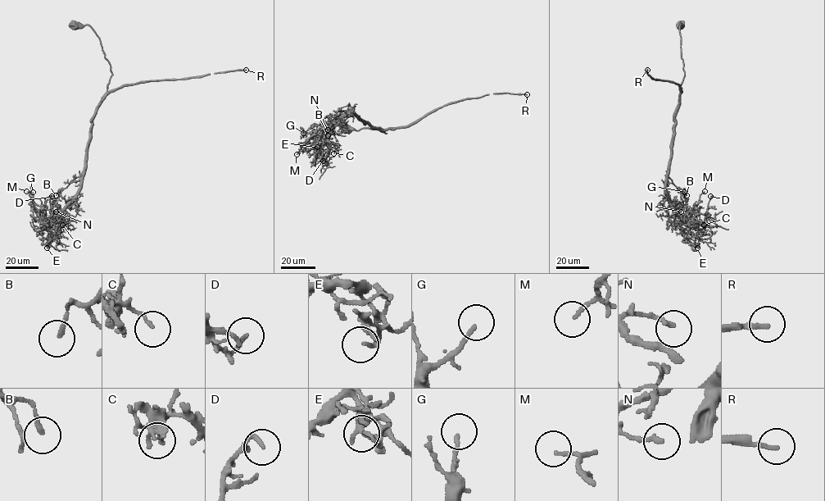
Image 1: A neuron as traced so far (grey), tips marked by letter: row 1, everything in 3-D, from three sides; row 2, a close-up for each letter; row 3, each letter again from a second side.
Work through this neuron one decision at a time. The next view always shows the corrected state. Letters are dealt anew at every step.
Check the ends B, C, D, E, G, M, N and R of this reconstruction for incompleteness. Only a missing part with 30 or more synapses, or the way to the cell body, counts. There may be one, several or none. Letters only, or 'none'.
R

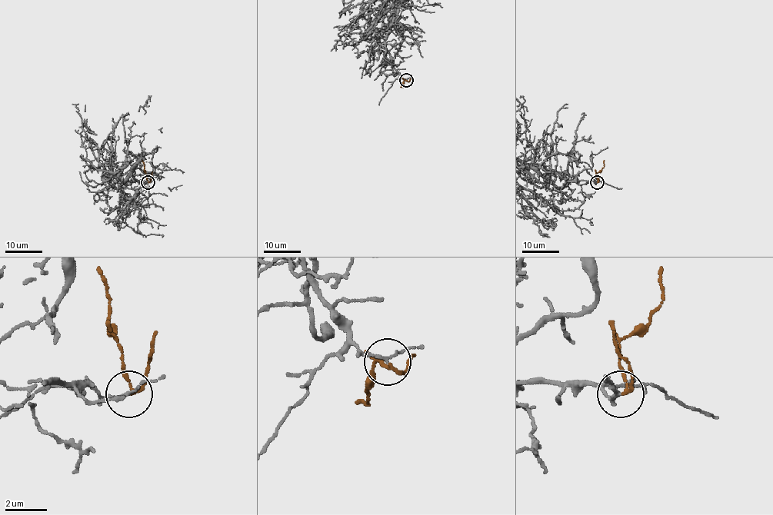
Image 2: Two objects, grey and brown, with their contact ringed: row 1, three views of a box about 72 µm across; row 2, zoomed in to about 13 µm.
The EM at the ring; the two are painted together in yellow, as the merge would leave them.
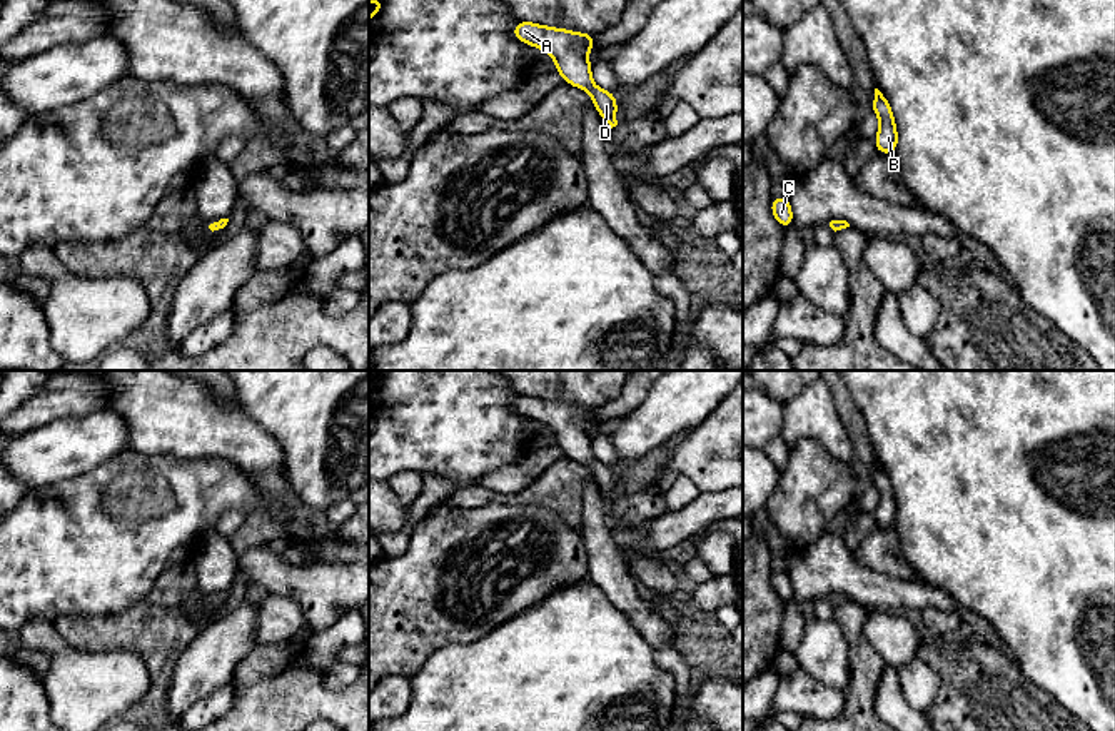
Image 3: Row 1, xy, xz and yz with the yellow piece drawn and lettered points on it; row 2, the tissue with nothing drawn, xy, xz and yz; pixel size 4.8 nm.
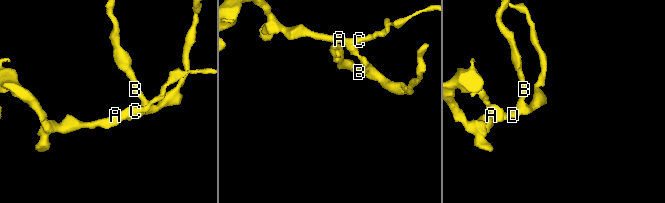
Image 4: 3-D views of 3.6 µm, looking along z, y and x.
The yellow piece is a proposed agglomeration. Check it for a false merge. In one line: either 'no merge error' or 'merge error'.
no merge error

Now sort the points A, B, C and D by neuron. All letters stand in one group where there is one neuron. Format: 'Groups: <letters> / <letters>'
Groups: A B C D

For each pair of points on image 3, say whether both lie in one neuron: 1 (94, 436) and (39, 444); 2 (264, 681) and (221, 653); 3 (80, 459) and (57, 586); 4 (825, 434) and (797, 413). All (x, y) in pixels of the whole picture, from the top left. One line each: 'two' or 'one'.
1: one
2: two
3: two
4: one

